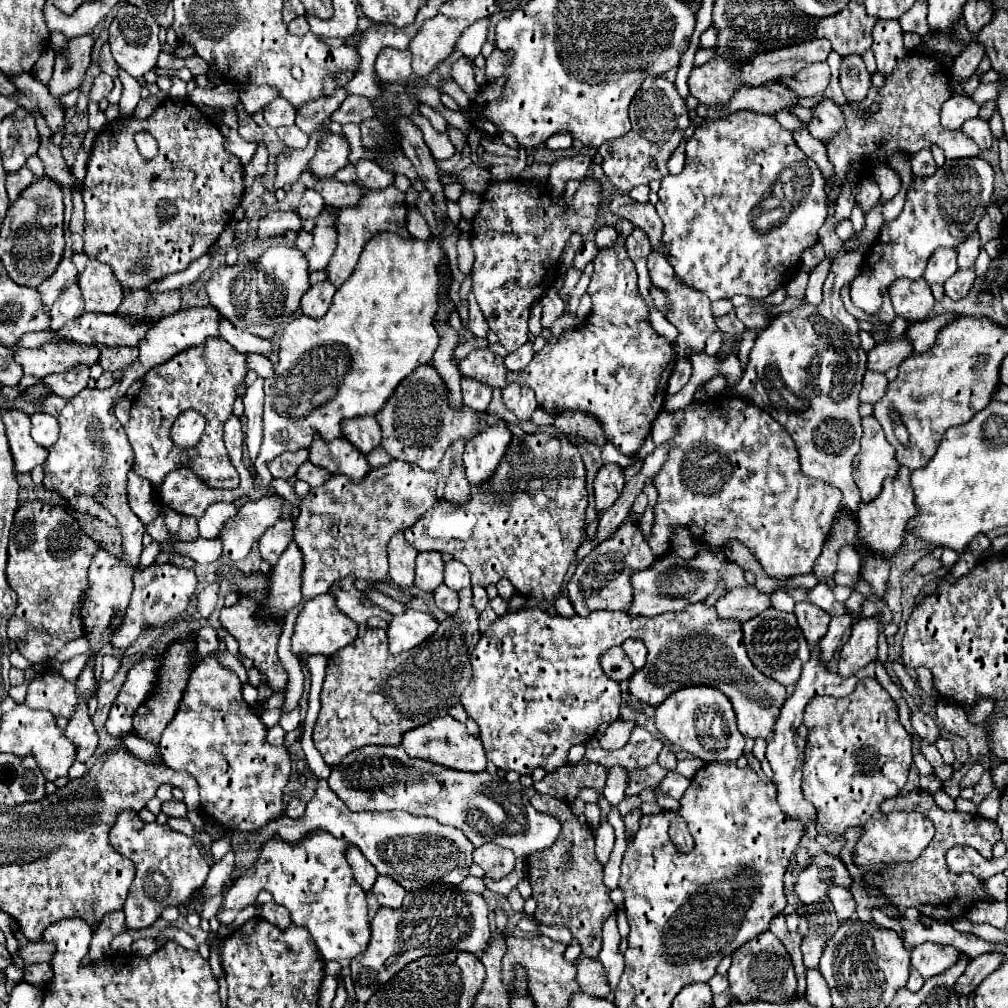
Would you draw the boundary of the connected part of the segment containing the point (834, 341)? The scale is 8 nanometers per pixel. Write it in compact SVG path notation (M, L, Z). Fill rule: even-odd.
M846 251L834 257L834 265L824 283L824 301L820 307L802 305L790 313L782 313L770 321L766 329L758 333L758 339L748 355L748 365L734 393L742 399L756 403L760 409L768 411L794 439L802 473L838 487L842 491L842 509L848 513L858 511L860 491L852 479L852 461L860 453L860 437L862 437L862 417L858 415L860 399L858 391L862 389L862 377L866 373L866 351L860 347L858 339L858 323L844 309L840 299L840 289L844 283L850 283L862 265L862 255L856 251Z

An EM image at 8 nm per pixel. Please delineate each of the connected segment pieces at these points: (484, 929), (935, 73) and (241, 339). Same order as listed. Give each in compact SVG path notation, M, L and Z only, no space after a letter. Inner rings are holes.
M432 883L414 893L408 893L400 909L380 907L372 919L372 939L364 953L352 959L352 981L358 1003L366 1003L374 991L392 979L404 965L424 957L440 955L450 951L480 953L488 947L490 925L488 925L488 903L480 893L460 891L448 883Z
M910 51L896 65L896 69L890 75L886 75L886 81L880 89L870 87L868 97L864 101L842 105L846 125L832 139L824 141L828 151L828 161L834 167L834 177L830 179L832 191L828 191L826 197L828 205L836 203L836 199L840 197L840 185L846 181L850 167L858 161L860 161L858 175L868 177L874 163L888 165L890 157L898 151L914 155L920 149L930 149L932 145L938 145L944 151L946 159L976 157L980 149L976 147L976 143L972 143L972 139L968 139L960 129L948 131L940 125L940 103L944 103L952 95L952 89L948 85L950 85L950 75L944 63L924 55L922 51ZM874 99L878 99L880 111L872 113L866 119L858 117L858 111L868 111Z
M224 319L224 323L220 323L220 337L226 339L240 353L260 353L264 357L272 355L272 343L268 339L260 339L248 331L240 331L240 329L232 327L232 323L228 323L228 319Z

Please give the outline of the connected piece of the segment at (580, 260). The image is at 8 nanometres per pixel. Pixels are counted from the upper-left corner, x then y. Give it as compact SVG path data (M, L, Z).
M586 239L586 241L582 243L582 247L580 247L580 251L576 253L572 267L584 271L586 263L590 263L592 259L594 259L594 241L592 241L592 239Z

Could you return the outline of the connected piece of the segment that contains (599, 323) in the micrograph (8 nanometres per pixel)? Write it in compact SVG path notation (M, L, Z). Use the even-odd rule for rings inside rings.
M618 237L616 245L608 249L600 249L600 253L596 255L594 275L586 293L592 297L592 311L582 321L582 325L564 331L556 343L546 343L544 349L536 353L534 359L528 363L528 367L524 367L522 371L512 373L504 369L504 361L500 355L492 353L490 349L482 349L482 351L472 351L466 359L460 361L460 375L466 379L488 383L490 387L498 387L498 389L504 389L508 381L528 385L536 393L540 407L546 411L562 413L566 409L572 411L580 409L584 413L590 413L602 423L610 443L614 443L624 455L634 455L642 447L644 439L650 435L652 421L662 411L668 377L678 359L678 353L674 349L674 343L660 337L650 325L648 307L638 293L636 267L626 253L622 237Z

